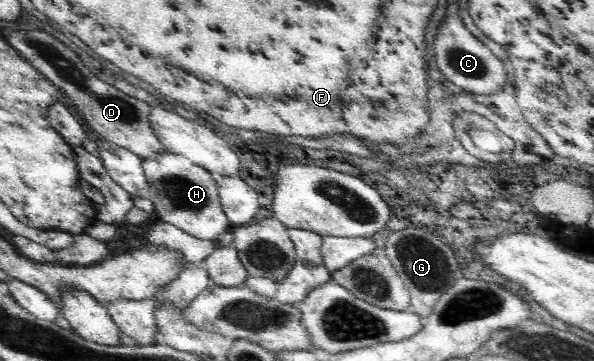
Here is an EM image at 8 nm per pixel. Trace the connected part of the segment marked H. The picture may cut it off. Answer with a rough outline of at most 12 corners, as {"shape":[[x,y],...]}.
{"shape":[[144,158],[160,221],[220,240],[231,225],[208,169]]}

